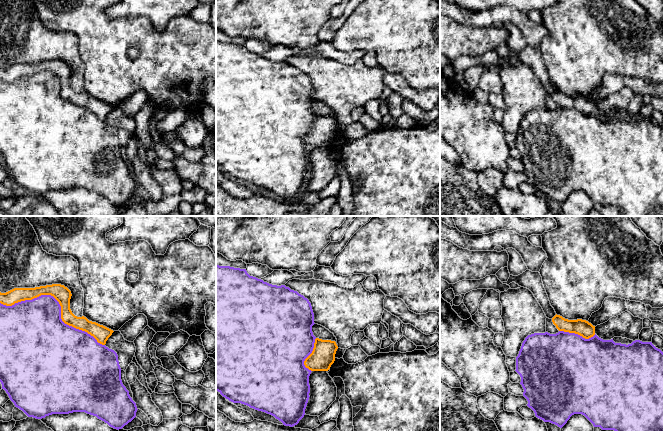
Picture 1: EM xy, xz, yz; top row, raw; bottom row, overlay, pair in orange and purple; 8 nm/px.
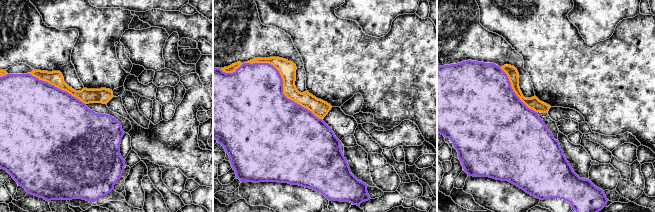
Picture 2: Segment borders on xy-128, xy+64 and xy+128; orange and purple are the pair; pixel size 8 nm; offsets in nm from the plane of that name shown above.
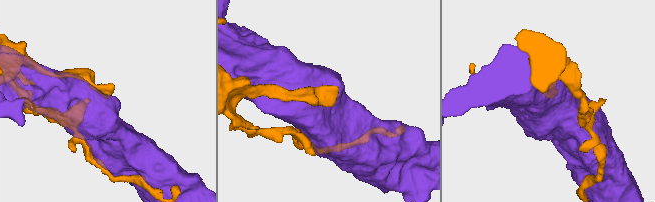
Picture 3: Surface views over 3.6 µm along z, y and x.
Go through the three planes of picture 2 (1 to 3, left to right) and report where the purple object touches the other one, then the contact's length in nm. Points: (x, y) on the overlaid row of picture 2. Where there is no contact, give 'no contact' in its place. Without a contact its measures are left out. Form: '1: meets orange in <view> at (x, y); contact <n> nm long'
1: meets orange in xy-128 at (57, 87); contact 550 nm long
2: meets orange in xy+64 at (283, 85); contact 800 nm long
3: meets orange in xy+128 at (514, 91); contact 480 nm long

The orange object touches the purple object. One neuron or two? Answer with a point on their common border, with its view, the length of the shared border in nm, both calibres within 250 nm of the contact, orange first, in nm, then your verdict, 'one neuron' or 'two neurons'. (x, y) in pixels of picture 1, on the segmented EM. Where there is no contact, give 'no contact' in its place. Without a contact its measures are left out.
xy (59, 303) | 900 nm | 140/400 nm | two neurons

